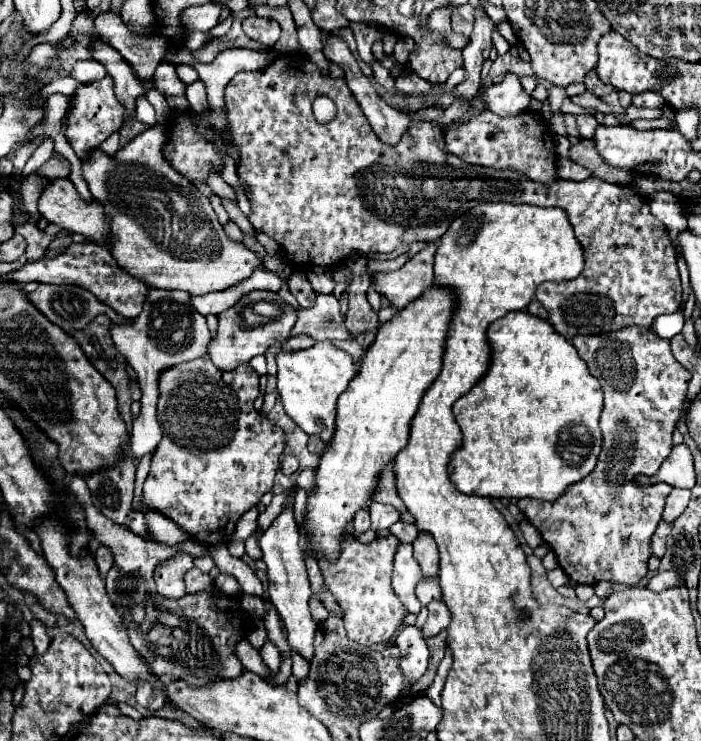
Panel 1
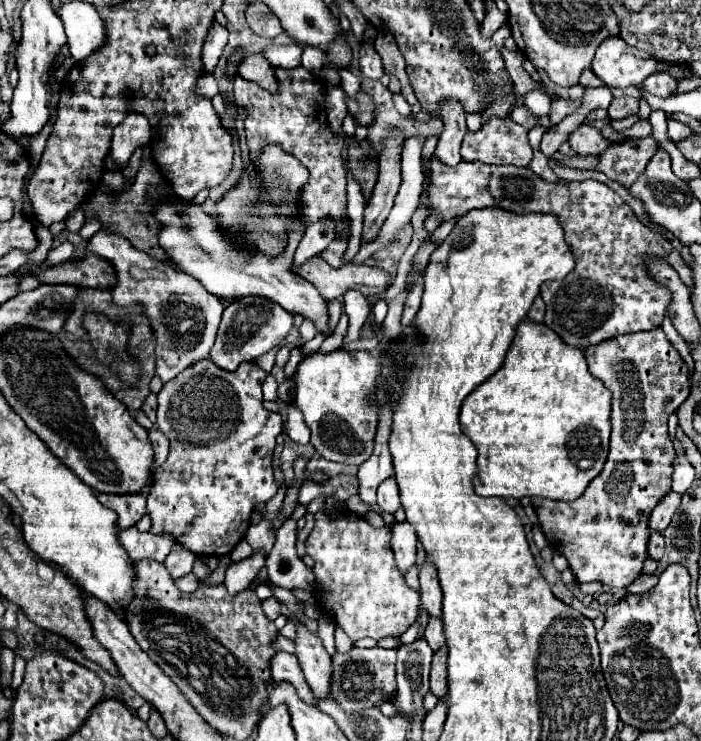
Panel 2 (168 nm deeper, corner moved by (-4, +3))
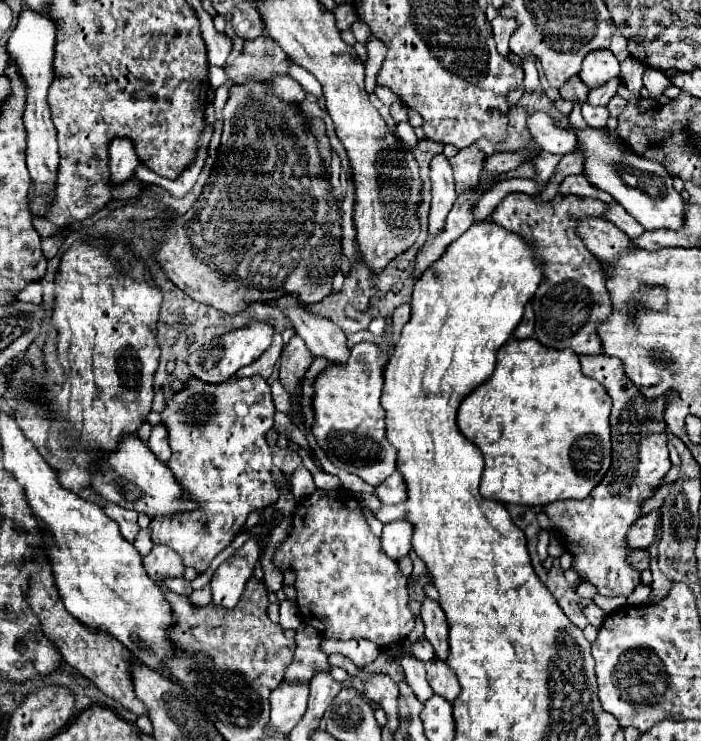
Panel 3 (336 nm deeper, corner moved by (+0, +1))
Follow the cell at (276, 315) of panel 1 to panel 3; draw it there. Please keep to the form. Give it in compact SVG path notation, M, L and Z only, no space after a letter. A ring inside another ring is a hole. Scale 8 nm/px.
M249 321L243 327L237 327L221 337L215 337L211 343L203 345L201 349L197 349L195 353L189 355L189 365L191 365L191 375L207 381L207 383L223 383L227 379L231 379L241 367L257 361L261 357L261 353L271 345L275 335L275 327L267 321Z

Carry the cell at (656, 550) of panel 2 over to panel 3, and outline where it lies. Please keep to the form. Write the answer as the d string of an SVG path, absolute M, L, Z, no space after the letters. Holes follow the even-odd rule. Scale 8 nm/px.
M647 549L631 551L631 565L633 567L637 567L639 571L645 571L645 569L649 569L649 563L651 563L651 555Z

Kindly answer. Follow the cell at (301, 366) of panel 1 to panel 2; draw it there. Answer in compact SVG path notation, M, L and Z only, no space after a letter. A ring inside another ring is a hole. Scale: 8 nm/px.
M345 349L333 353L313 353L305 357L297 371L295 405L301 409L311 429L311 445L327 459L359 467L373 453L377 431L377 377L381 373L379 357L371 351L351 353Z

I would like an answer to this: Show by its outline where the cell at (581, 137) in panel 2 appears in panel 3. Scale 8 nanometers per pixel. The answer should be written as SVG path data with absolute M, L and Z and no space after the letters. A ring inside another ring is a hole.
M537 111L537 113L529 115L527 125L529 125L529 131L531 131L535 143L539 143L549 153L565 155L565 153L571 153L573 149L577 149L577 141L579 141L577 133L573 129L565 131L563 127L557 127L547 113Z

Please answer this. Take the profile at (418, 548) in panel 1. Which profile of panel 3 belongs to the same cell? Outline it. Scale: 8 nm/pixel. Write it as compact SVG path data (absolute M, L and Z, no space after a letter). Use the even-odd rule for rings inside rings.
M425 599L421 603L421 619L425 623L425 637L431 641L439 659L447 659L447 621L439 601Z

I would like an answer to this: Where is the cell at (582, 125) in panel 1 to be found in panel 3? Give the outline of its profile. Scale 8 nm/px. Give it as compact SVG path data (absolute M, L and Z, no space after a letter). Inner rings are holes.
M583 105L583 118L593 128L606 127L609 111L606 106Z

